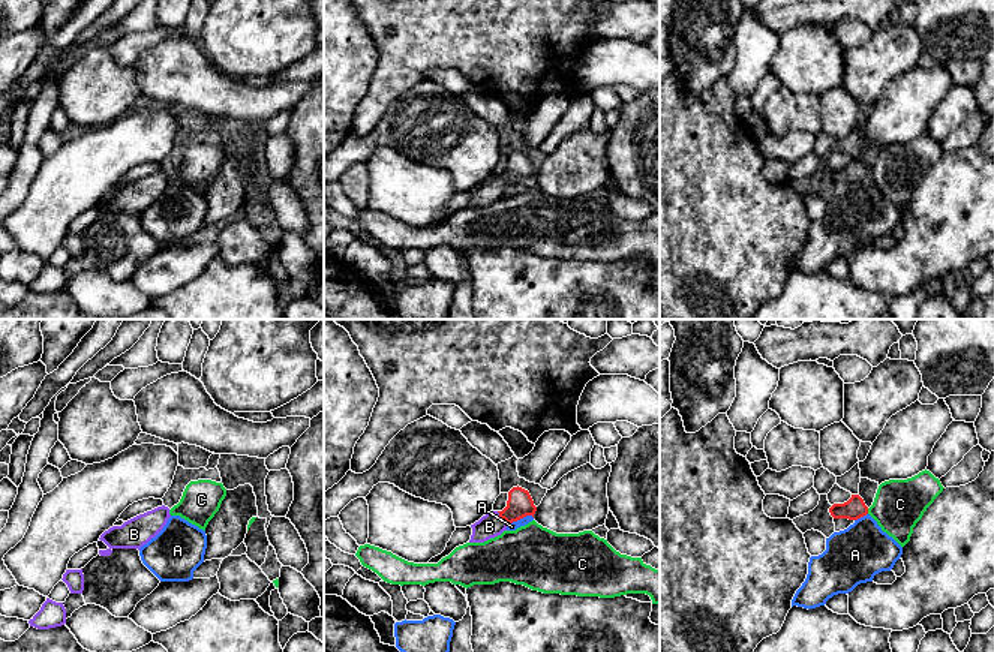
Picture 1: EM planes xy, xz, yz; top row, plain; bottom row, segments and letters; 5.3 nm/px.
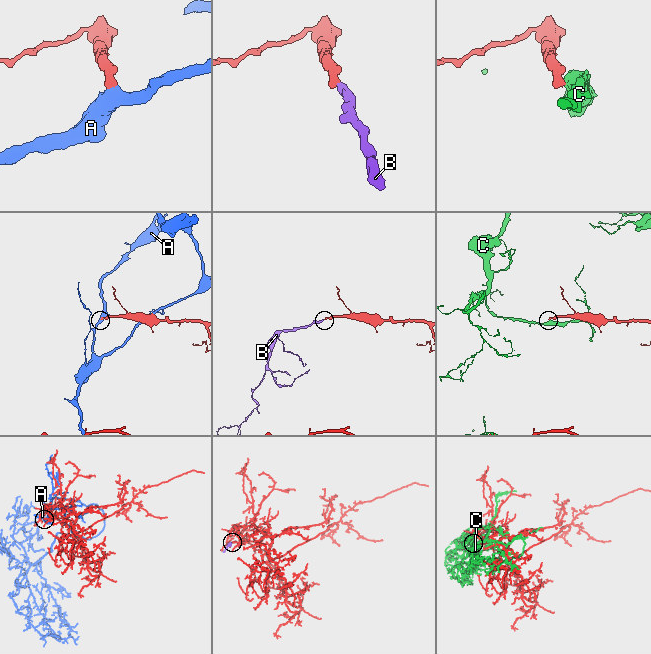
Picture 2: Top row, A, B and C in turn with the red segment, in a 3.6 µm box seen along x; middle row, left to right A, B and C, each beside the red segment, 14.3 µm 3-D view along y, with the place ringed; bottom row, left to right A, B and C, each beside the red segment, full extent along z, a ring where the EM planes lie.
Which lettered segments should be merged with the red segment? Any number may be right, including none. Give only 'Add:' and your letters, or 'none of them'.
Add: B

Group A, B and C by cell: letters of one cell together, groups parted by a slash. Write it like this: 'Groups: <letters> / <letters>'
Groups: A / B / C

